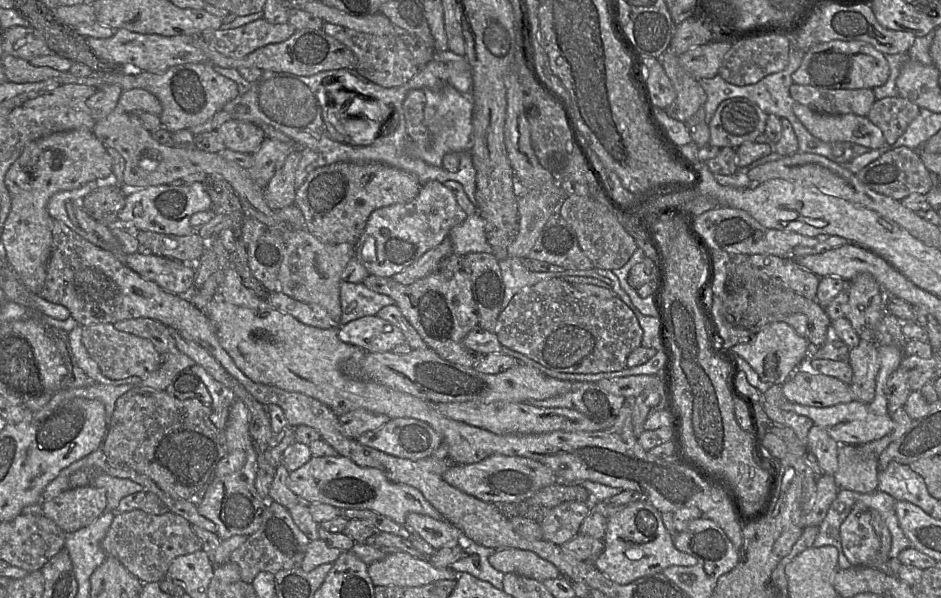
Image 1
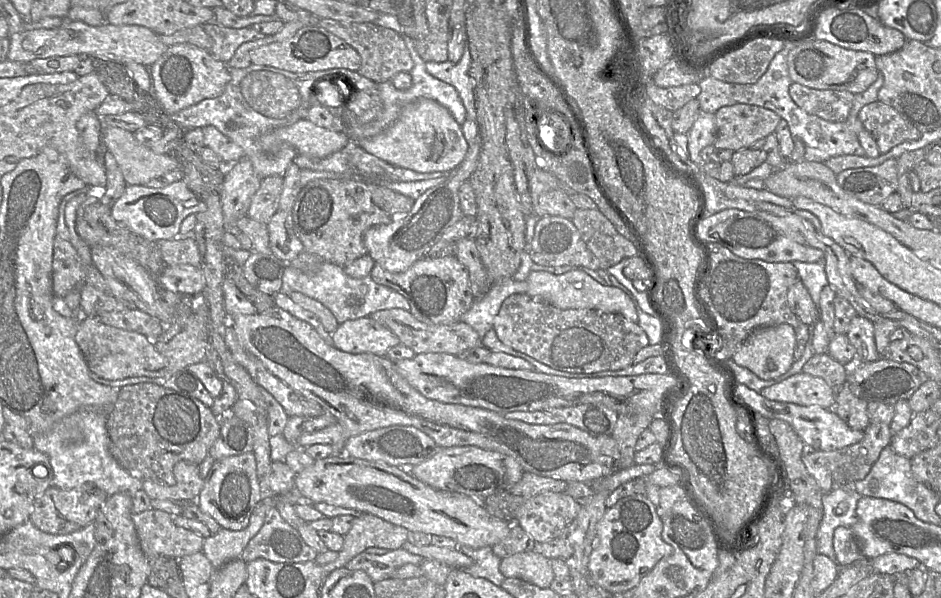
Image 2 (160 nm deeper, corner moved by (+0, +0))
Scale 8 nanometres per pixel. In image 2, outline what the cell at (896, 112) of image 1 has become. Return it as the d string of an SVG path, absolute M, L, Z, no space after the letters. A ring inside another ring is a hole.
M879 100L865 105L858 119L874 138L880 154L888 153L903 142L918 140L923 134L893 107Z

